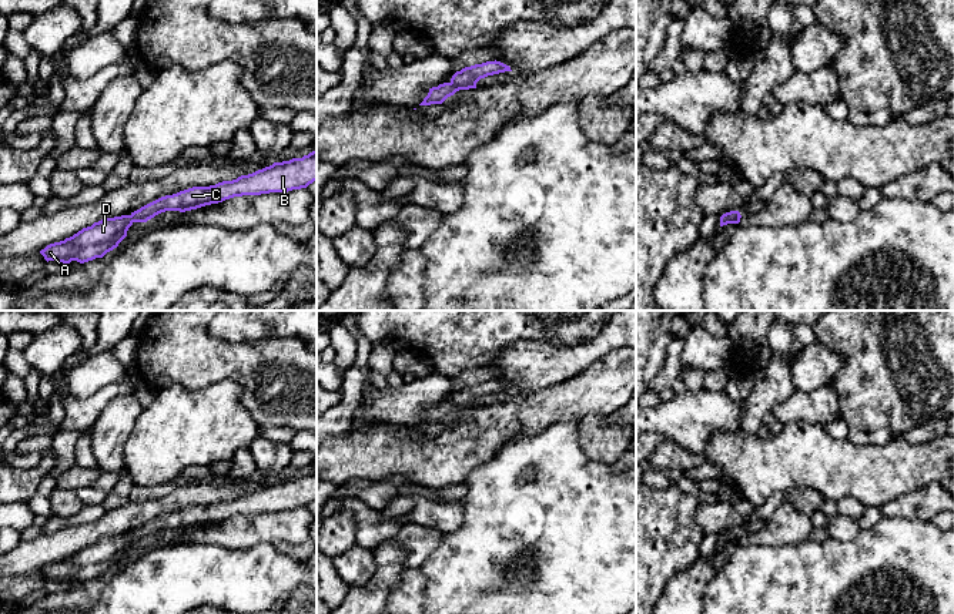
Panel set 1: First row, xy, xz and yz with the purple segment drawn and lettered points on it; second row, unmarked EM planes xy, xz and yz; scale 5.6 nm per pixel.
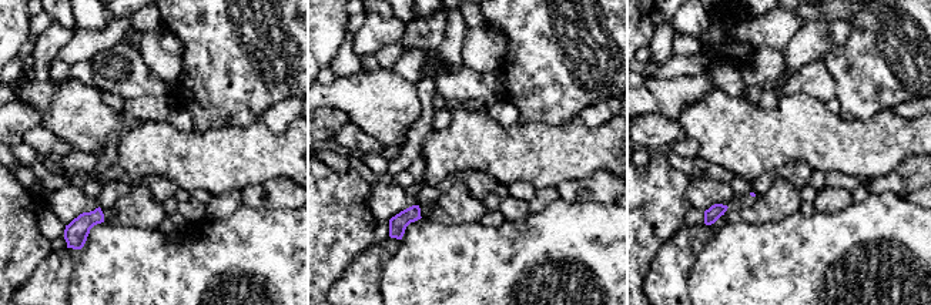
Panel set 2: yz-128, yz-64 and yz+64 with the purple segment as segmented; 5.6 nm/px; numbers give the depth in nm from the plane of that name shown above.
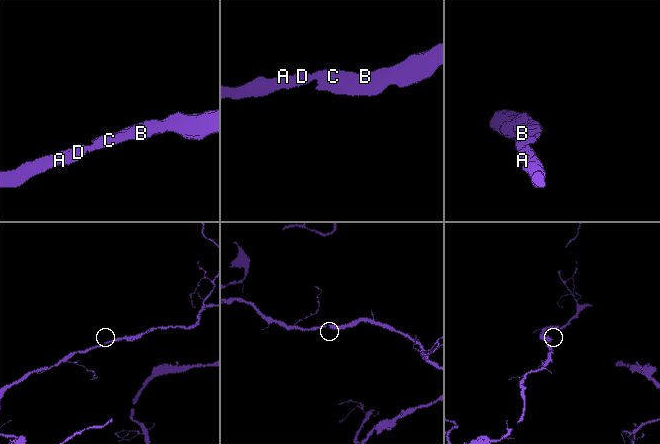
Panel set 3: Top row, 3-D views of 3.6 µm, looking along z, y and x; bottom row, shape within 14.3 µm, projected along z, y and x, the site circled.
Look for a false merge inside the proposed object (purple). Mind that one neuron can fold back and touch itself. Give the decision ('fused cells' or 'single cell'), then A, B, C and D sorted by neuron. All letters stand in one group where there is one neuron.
single cell; A B C D

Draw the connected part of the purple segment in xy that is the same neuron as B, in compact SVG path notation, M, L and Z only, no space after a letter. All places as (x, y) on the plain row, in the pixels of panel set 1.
M317 470L302 477L274 482L270 486L241 494L232 500L222 500L210 506L193 506L161 516L130 534L94 541L91 546L83 547L64 560L47 564L40 573L47 581L70 583L71 580L77 580L84 583L103 577L107 571L117 567L134 541L147 541L161 531L185 531L242 514L288 511L307 507L314 500L317 500Z

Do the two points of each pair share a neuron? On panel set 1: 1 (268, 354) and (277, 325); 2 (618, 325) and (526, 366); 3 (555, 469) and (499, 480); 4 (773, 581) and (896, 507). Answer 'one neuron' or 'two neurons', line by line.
1: two neurons
2: one neuron
3: one neuron
4: two neurons

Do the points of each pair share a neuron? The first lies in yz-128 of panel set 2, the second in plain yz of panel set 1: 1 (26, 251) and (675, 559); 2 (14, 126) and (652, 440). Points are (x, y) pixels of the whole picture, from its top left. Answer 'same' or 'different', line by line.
1: same
2: same

